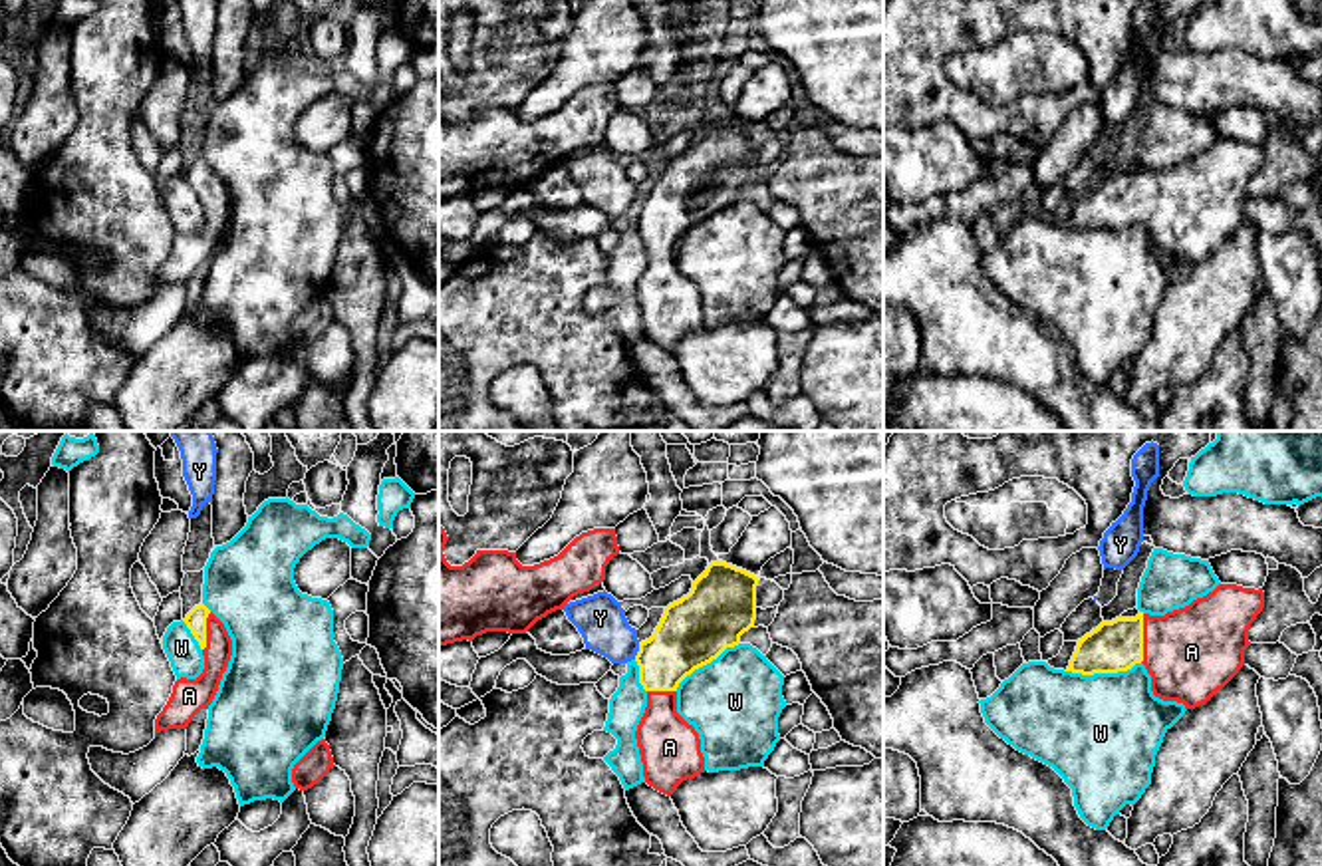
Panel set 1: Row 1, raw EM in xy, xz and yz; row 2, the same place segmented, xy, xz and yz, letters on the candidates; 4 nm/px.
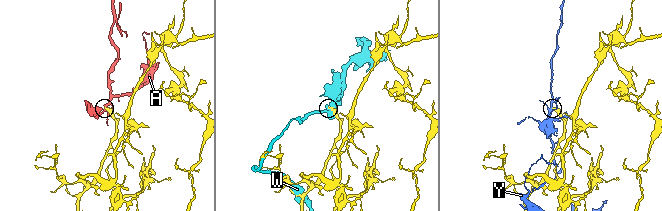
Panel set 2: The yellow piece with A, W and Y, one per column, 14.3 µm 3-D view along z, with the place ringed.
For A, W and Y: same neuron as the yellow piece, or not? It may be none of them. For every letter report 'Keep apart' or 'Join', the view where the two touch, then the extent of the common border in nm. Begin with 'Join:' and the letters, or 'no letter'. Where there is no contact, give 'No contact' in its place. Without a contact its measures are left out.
Join: A
A: Join. Touches yellow in yz. Shared border 200 nm
W: Keep apart. Touches yellow in yz. Shared border 300 nm
Y: Keep apart. Touches yellow in xz. Shared border 70 nm

